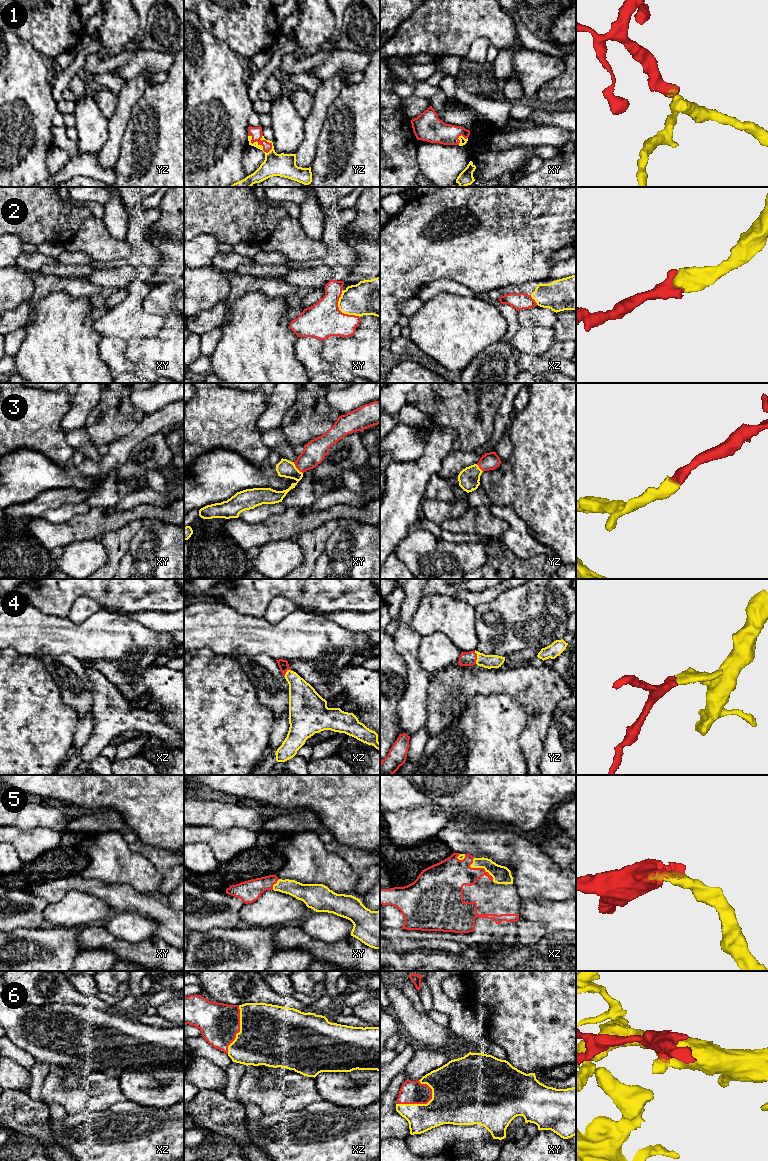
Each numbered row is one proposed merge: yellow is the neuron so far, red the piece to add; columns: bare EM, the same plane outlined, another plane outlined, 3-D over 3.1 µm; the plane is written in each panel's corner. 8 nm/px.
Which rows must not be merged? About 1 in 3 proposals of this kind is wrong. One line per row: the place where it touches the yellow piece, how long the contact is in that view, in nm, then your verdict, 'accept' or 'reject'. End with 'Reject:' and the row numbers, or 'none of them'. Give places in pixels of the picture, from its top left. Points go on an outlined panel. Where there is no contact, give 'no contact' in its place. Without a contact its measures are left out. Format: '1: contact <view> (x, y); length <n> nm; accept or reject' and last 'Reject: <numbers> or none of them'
1: contact yz (259, 145); length 220 nm; accept
2: contact xy (340, 310); length 260 nm; reject
3: contact xy (296, 468); length 120 nm; accept
4: contact yz (477, 657); length 110 nm; accept
5: contact xz (478, 867); length 260 nm; accept
6: contact xy (418, 1104); length 320 nm; accept
Reject: 2

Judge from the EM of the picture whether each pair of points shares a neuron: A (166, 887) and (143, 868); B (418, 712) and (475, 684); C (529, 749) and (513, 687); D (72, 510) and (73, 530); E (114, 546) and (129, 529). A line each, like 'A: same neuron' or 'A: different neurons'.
A: different neurons
B: different neurons
C: same neuron
D: different neurons
E: same neuron

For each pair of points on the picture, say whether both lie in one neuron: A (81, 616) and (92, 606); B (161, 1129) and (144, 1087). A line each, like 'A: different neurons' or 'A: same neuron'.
A: same neuron
B: different neurons

